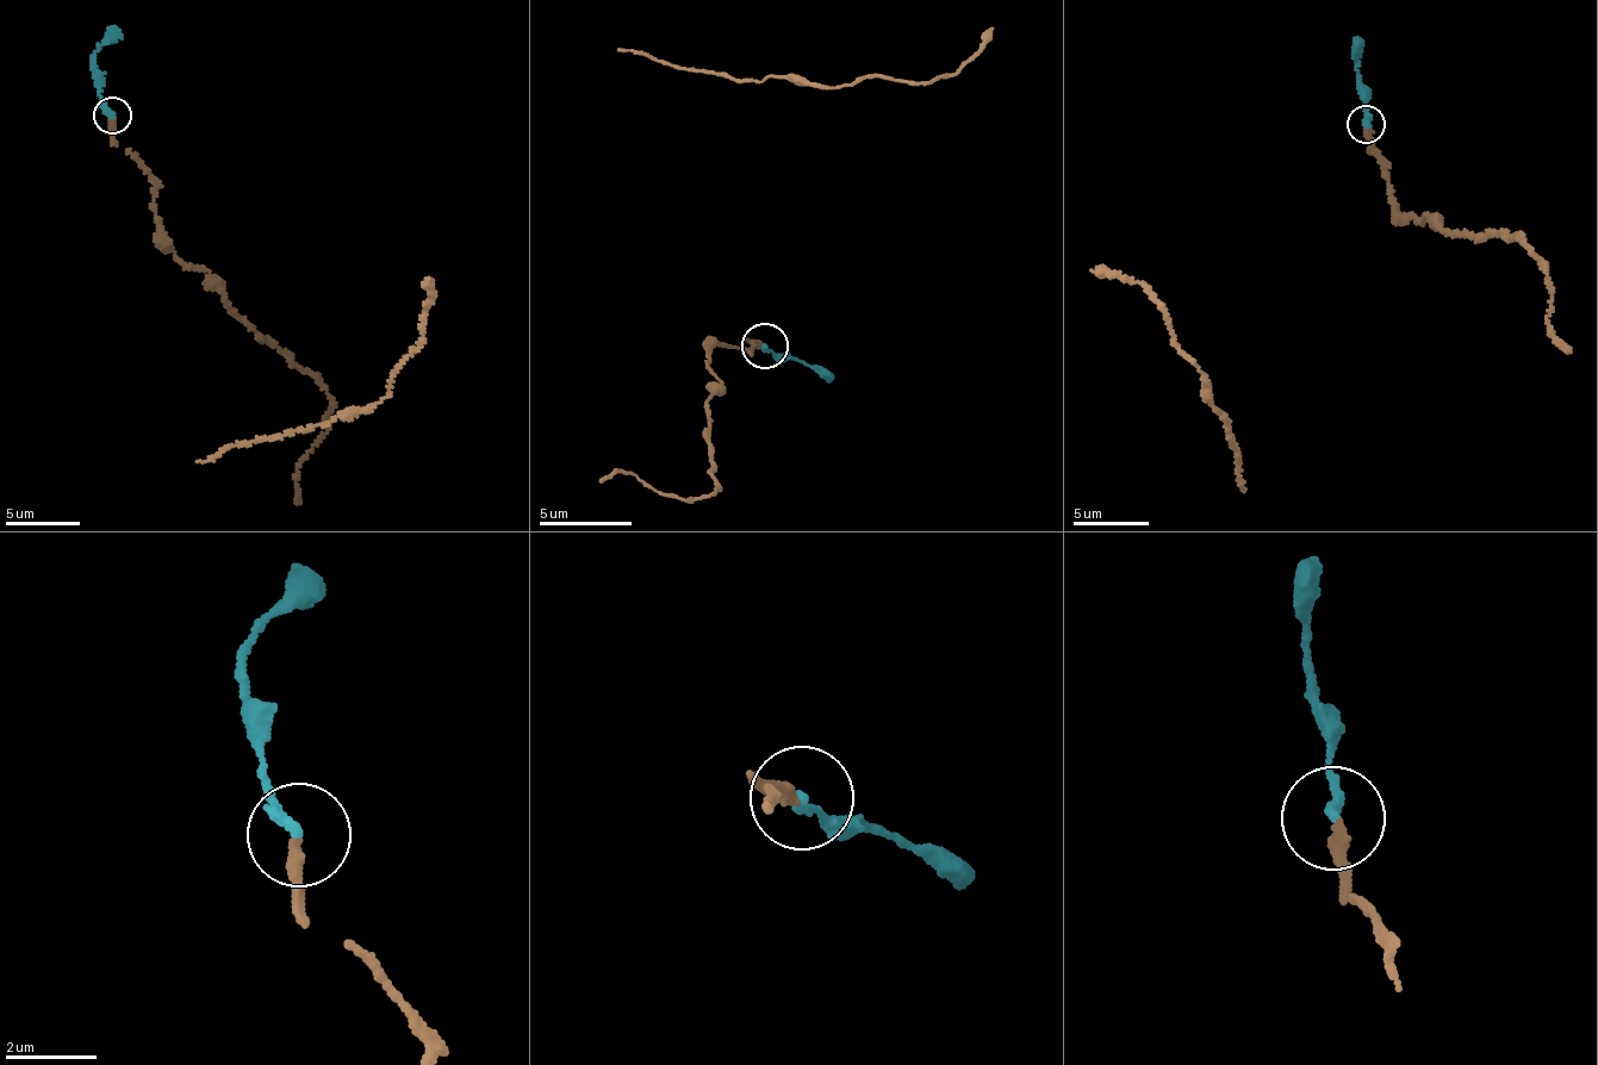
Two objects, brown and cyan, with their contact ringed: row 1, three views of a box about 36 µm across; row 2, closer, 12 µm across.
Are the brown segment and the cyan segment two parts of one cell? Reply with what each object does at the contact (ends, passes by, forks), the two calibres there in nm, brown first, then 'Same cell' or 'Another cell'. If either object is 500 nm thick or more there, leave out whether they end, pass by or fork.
At the ring brown ends. At the ring cyan ends. Thickness 280 nm (brown) against 240 nm. Same cell

